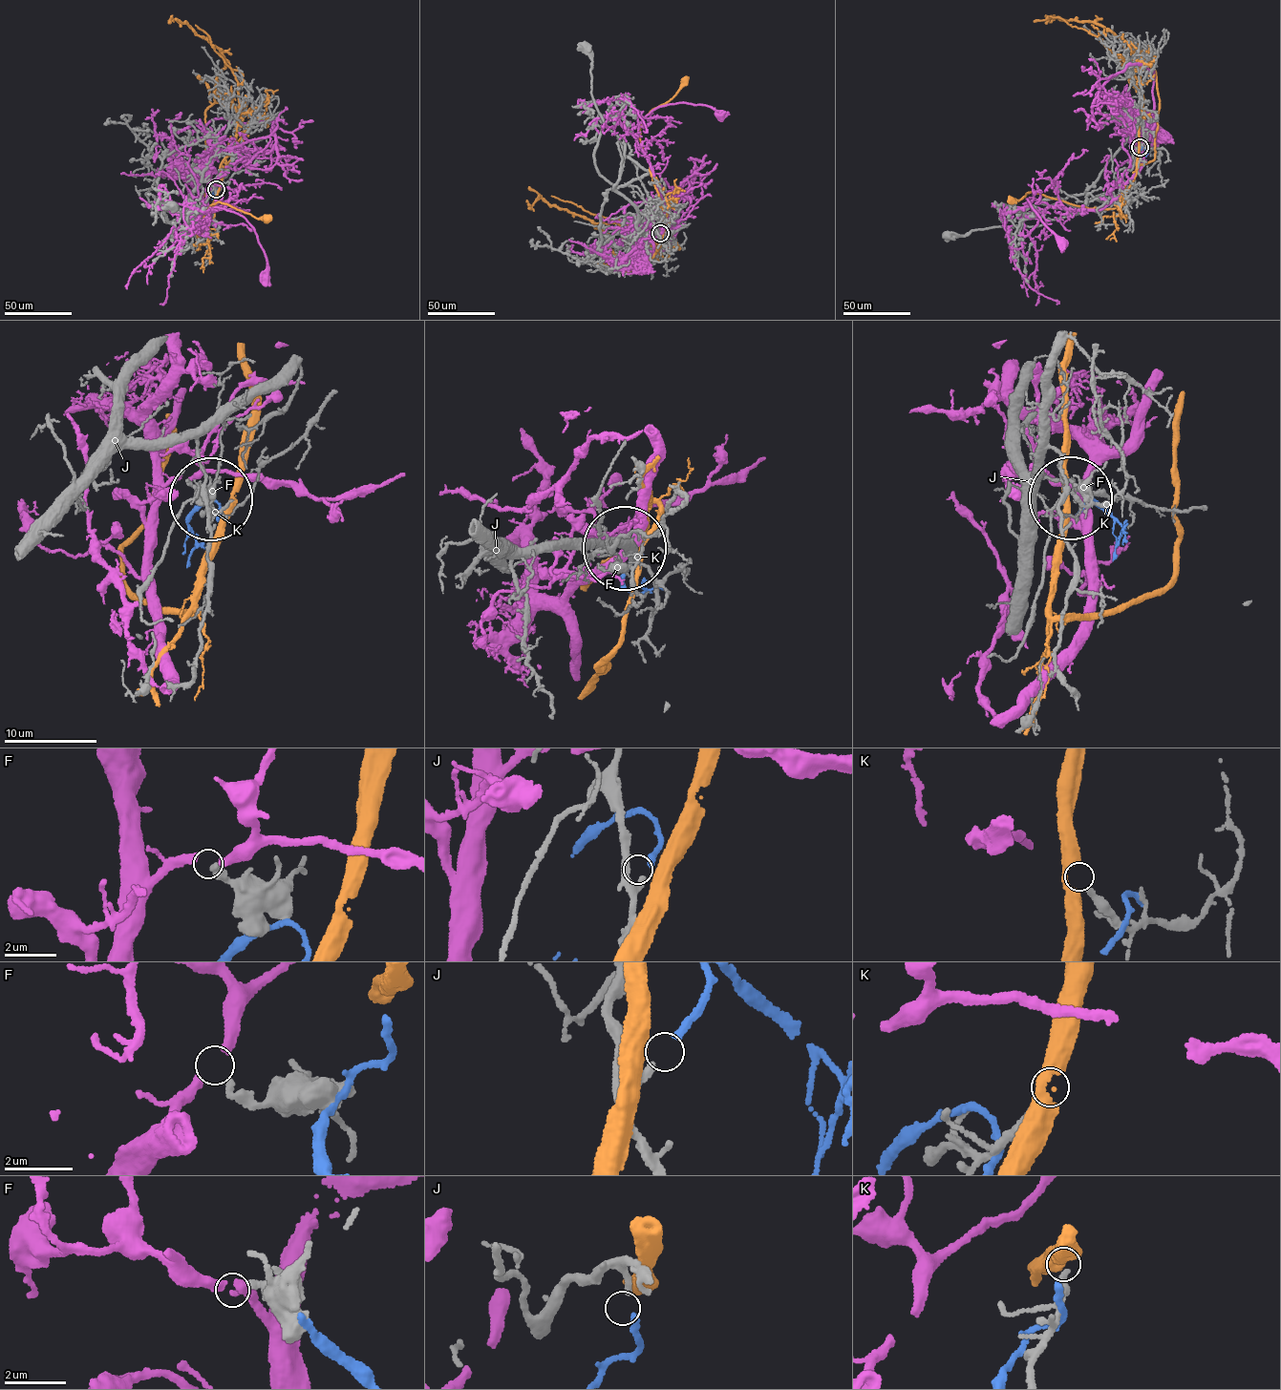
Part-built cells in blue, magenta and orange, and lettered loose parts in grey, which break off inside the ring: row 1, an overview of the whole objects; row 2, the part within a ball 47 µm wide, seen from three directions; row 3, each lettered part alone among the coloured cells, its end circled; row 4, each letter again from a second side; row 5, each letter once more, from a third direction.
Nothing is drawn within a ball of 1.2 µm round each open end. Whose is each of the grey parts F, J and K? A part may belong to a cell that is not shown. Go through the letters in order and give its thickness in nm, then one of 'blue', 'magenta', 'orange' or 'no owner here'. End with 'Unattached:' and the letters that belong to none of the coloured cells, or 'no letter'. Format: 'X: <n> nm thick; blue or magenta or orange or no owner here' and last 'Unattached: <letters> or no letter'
F: 300 nm thick; no owner here
J: 200 nm thick; blue
K: 220 nm thick; no owner here
Unattached: F, K

